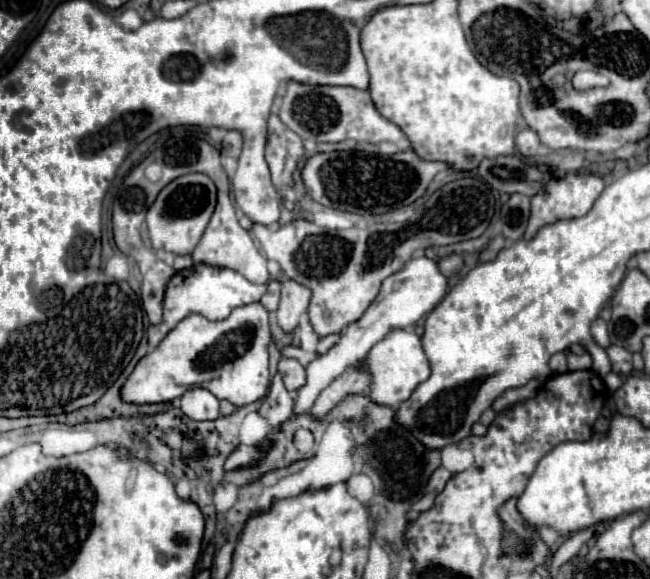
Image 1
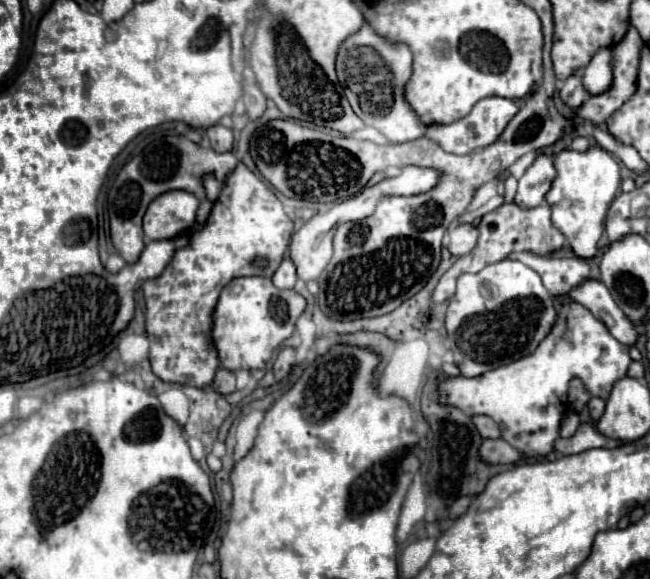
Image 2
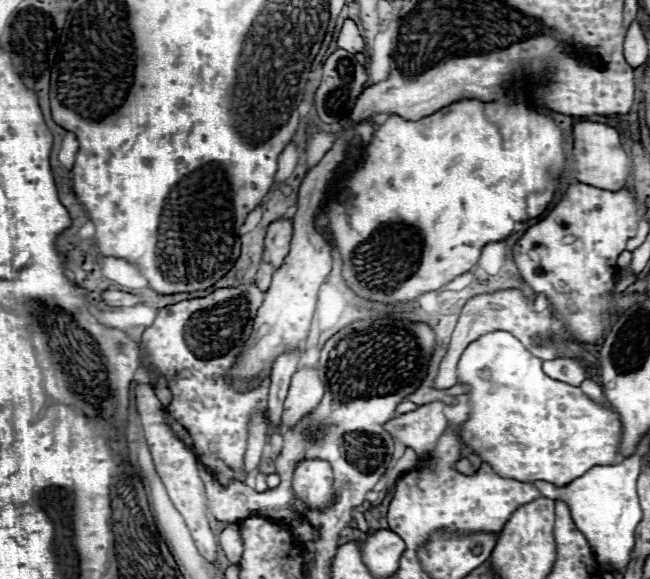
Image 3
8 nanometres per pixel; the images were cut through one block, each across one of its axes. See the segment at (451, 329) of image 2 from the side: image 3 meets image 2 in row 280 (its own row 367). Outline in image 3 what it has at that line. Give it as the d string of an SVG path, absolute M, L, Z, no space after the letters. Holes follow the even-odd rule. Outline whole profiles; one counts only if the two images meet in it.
M506 330L488 332L464 350L458 362L458 384L468 386L466 396L470 402L468 420L458 426L458 436L472 454L478 454L502 478L518 482L544 480L554 486L566 486L594 466L614 464L618 456L622 434L618 414L588 400L578 386L546 376L540 360Z

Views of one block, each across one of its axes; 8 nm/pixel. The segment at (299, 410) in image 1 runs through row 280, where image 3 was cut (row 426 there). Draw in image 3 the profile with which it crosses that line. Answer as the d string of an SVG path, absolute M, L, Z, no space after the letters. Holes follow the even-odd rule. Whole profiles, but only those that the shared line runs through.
M432 402L426 404L424 410L416 408L414 412L396 416L386 422L386 430L392 434L392 438L406 448L412 448L418 458L426 458L434 452L440 436L448 428L448 420L442 412L444 402Z

